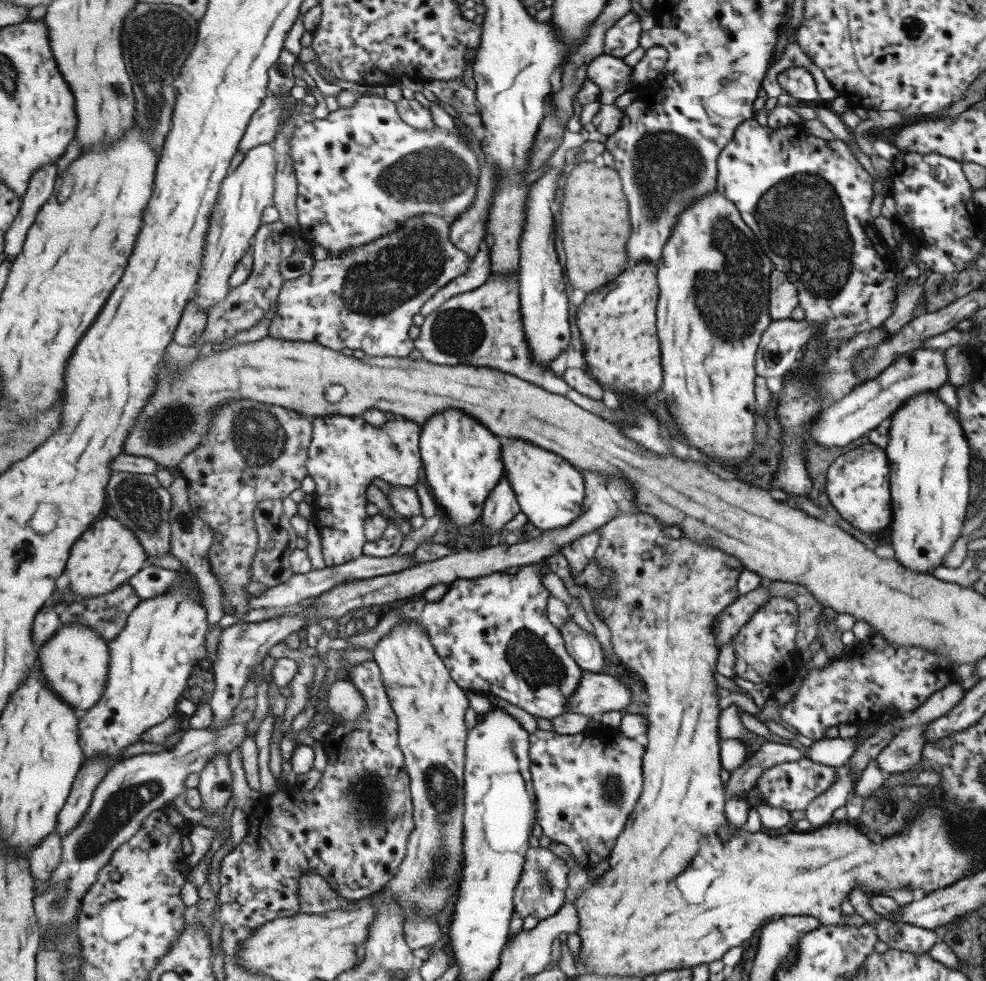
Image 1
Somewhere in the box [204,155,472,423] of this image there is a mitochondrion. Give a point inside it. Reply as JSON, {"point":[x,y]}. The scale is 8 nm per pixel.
{"point":[386,279]}

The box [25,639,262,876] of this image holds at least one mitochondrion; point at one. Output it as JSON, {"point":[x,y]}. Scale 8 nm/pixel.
{"point":[119,809]}

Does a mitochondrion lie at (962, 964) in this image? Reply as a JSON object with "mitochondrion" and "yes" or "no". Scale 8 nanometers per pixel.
{"mitochondrion":"no"}

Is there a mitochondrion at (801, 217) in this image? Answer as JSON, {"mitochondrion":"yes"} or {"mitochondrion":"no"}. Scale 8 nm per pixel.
{"mitochondrion":"yes"}

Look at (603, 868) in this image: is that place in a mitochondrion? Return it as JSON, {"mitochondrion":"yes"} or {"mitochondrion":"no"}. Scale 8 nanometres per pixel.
{"mitochondrion":"no"}

